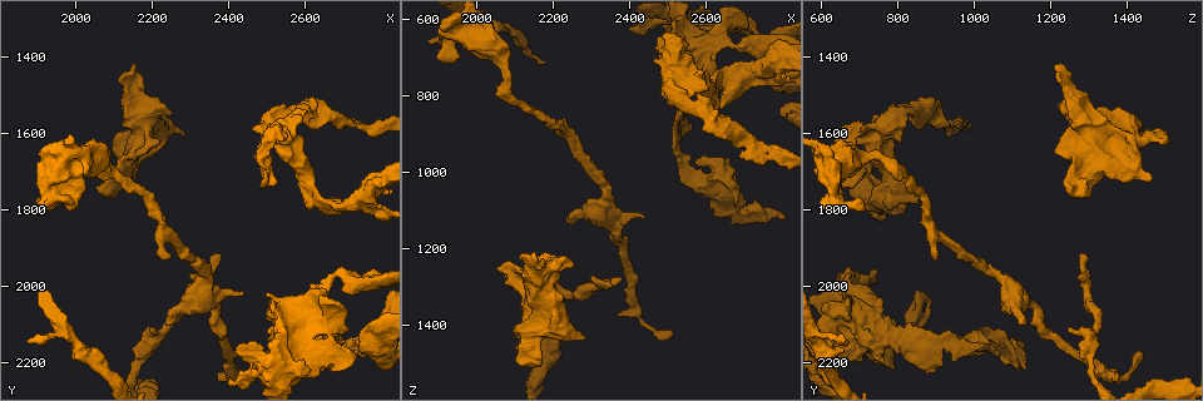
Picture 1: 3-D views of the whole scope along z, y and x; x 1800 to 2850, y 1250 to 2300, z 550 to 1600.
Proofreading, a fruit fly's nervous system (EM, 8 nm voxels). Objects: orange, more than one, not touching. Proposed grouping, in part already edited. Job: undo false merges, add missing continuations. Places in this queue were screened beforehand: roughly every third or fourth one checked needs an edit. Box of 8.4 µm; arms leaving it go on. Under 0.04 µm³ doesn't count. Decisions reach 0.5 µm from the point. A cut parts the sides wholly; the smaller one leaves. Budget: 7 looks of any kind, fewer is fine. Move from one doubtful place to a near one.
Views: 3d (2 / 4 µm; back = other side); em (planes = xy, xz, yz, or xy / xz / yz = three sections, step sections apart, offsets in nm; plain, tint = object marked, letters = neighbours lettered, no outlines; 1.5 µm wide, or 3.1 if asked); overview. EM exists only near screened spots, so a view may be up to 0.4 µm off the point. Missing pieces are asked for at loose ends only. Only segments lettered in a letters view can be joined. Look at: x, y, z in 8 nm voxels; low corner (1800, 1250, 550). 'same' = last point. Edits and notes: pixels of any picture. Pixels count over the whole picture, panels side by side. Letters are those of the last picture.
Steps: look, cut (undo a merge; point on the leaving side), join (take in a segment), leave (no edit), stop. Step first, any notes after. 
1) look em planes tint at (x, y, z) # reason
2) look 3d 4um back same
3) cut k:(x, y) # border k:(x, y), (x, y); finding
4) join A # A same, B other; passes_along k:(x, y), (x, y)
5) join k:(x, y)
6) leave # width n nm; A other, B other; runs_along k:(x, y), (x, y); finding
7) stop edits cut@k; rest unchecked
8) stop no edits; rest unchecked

look em xy step 8 letters at (2105, 1715, 1470) # branch stops here

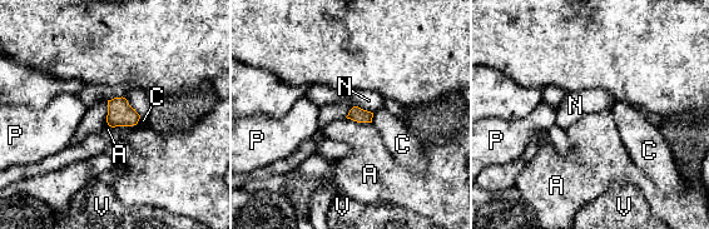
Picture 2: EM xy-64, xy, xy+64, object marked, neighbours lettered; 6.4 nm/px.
leave # A other, C other, N other, P other, V other; border 2:(372, 111), (353, 106), (345, 117); none of them fits

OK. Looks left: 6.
look em planes tint at (2155, 1425, 1210)

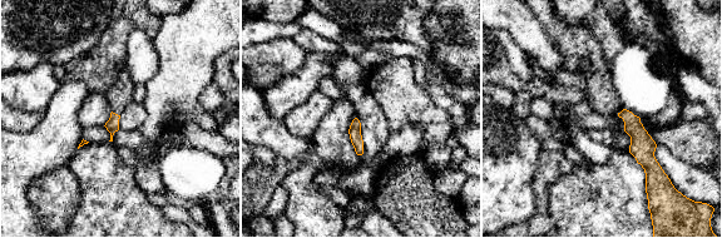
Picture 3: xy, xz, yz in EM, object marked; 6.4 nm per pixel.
look em planes letters same

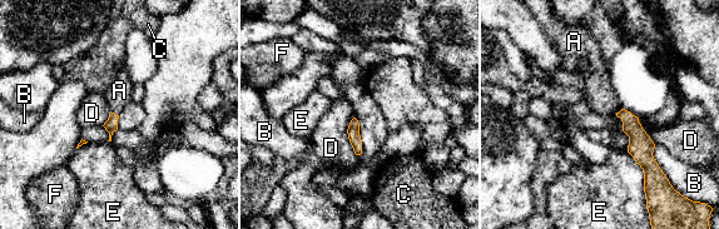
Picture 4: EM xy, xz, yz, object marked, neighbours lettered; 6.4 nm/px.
join A # A same, B other, C other, D other, E other, F other; passes_along 4:(110, 125), (113, 113), (119, 90); the neuron continues

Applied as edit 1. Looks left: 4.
look overview # redraw

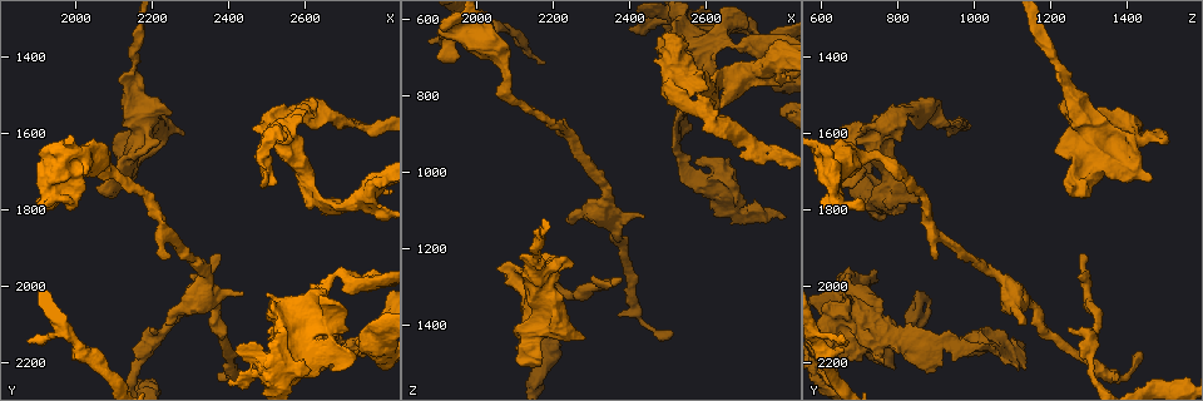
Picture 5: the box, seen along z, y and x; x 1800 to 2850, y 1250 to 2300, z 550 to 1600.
look 3d 4um at (1870, 2145, 660)

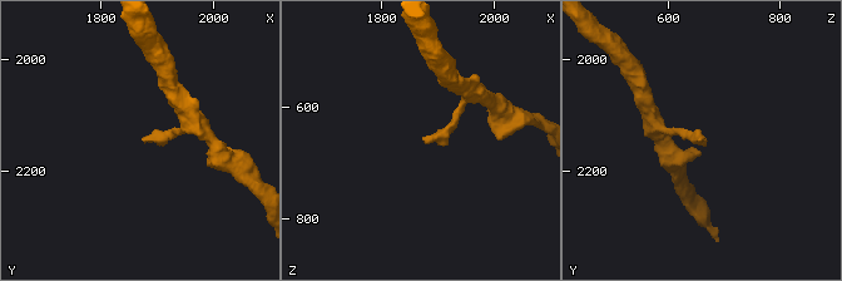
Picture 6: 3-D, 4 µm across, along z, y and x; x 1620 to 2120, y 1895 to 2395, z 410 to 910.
look em planes letters at (1870, 2145, 660)

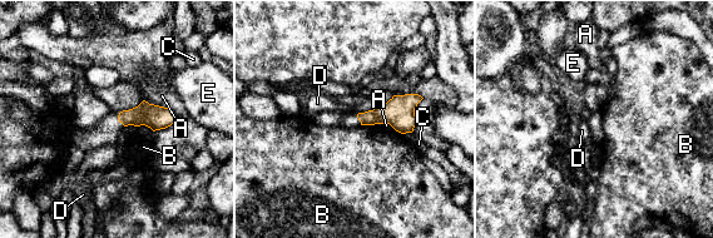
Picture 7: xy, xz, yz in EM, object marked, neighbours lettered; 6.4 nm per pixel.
leave # width 110 nm; A other, B other, C other, D other, E other; border 7:(137, 125), (125, 127); none of them fits

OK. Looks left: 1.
stop edits join@4; rest unchecked

